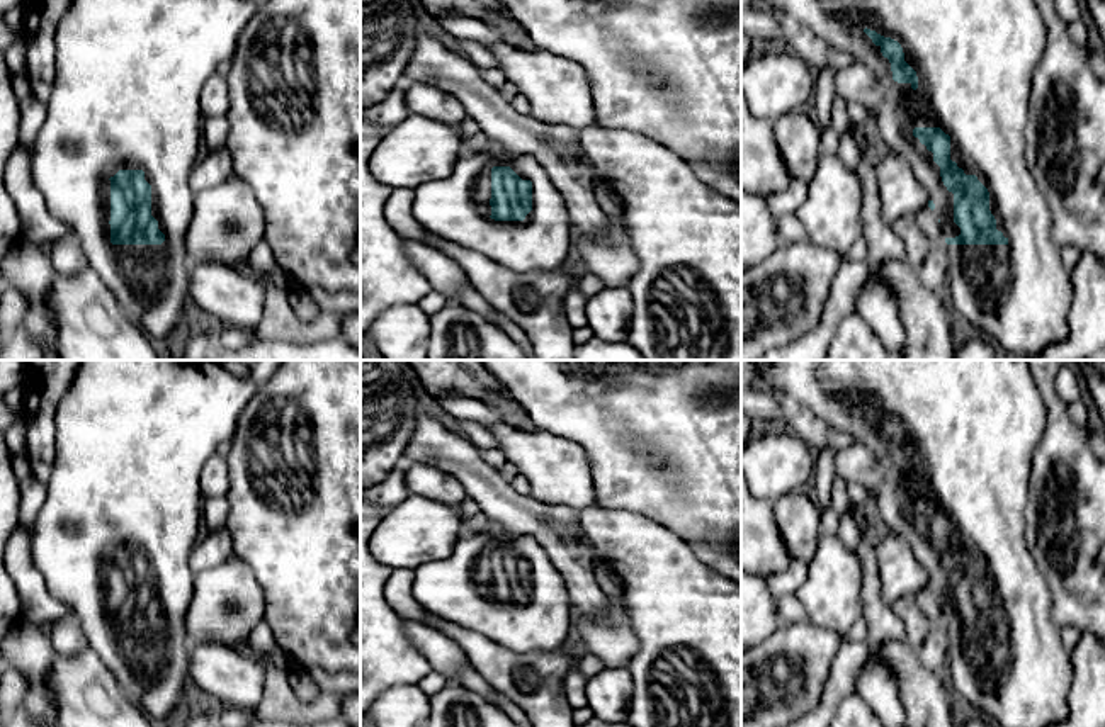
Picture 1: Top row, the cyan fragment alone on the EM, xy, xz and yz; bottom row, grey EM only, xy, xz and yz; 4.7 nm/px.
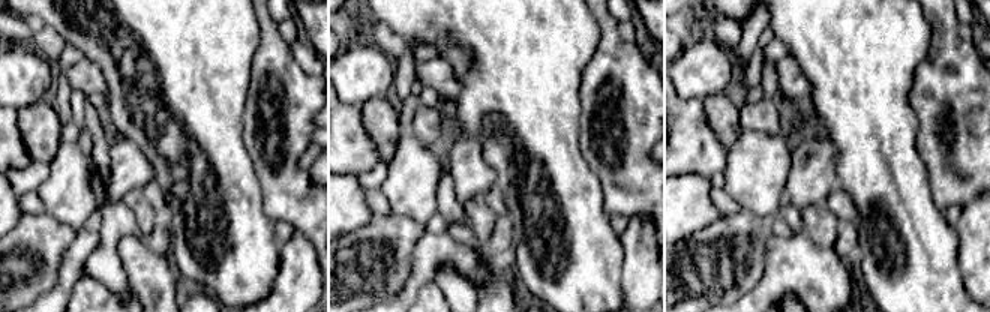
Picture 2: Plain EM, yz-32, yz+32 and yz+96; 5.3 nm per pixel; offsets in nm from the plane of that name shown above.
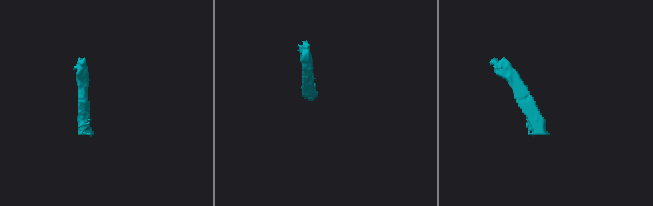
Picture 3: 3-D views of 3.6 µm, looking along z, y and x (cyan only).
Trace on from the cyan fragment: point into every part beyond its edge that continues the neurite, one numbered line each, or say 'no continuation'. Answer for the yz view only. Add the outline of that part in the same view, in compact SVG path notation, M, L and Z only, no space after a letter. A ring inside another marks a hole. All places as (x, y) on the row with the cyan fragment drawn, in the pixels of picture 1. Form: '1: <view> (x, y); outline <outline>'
1: yz (974, 60); outline M758 0L790 25L811 29L830 49L848 53L872 73L881 104L874 131L891 153L904 158L935 204L944 238L955 238L954 194L940 177L933 153L913 136L915 127L940 127L950 136L950 160L976 175L989 192L989 211L1006 245L947 245L944 296L976 331L1013 357L1039 357L1068 336L1071 272L1051 238L1051 212L1025 158L1034 71L1046 51L1047 29L1035 0ZM864 29L898 41L916 71L918 88L892 80L891 63Z

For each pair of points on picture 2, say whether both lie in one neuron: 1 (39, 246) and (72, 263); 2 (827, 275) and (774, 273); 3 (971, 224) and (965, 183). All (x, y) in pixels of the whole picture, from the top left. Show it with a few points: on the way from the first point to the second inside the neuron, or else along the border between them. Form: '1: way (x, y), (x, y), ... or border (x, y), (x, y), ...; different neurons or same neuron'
1: border (77, 230), (60, 263), (57, 281), (48, 291); different neurons
2: way (813, 275), (788, 273); same neuron
3: border (974, 197), (962, 209); different neurons

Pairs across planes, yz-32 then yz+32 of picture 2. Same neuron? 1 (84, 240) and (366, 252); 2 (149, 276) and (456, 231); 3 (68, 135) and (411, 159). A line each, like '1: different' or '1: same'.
1: different
2: same
3: different

